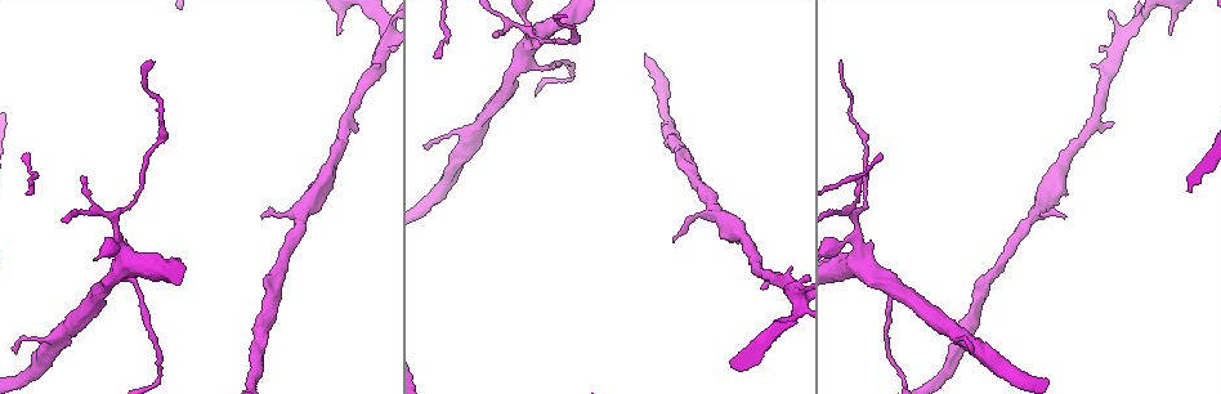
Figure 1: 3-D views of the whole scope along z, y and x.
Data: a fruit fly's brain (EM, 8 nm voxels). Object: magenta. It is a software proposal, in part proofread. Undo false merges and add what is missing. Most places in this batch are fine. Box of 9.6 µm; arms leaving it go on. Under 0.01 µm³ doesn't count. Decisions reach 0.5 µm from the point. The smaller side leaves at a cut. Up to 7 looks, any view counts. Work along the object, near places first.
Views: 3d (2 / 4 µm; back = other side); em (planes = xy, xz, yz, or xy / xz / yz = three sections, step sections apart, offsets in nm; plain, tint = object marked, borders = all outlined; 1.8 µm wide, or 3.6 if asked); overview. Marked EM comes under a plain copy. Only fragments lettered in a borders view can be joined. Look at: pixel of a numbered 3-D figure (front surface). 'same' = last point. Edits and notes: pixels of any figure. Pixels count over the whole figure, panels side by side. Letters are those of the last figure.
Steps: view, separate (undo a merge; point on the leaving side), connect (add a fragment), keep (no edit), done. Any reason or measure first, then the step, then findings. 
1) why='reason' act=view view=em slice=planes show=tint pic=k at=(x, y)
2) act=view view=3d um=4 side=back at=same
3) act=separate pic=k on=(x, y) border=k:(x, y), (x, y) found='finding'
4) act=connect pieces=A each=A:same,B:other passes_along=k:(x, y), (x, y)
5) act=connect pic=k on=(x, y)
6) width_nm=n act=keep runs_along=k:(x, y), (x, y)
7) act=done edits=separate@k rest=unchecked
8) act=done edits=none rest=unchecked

why='tapers out' act=view view=3d um=2 side=back pic=1 at=(425, 147)

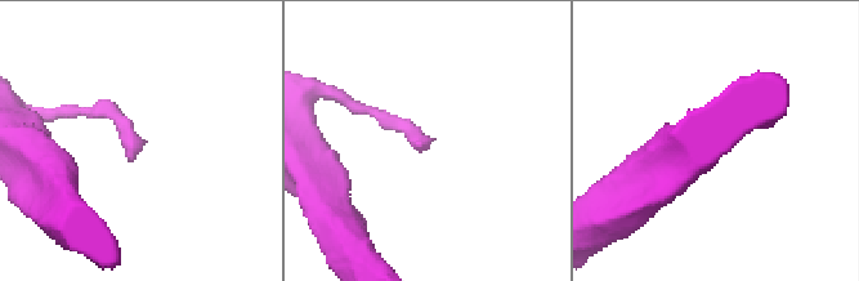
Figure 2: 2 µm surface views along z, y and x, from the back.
act=view view=em slice=xy step=16 show=borders pic=2 at=(128, 159)

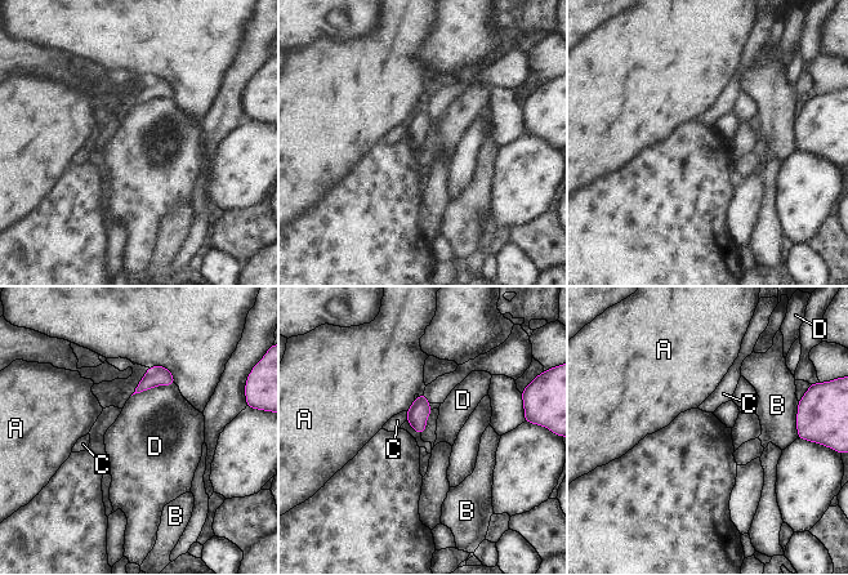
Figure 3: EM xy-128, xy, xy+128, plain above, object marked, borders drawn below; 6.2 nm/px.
act=keep each=A:other,B:other,C:other,D:other border=3:(174, 383), (155, 386), (132, 396) found='no lettered fragment goes on from it'

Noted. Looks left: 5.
act=view view=3d um=4 pic=1 at=(852, 220)

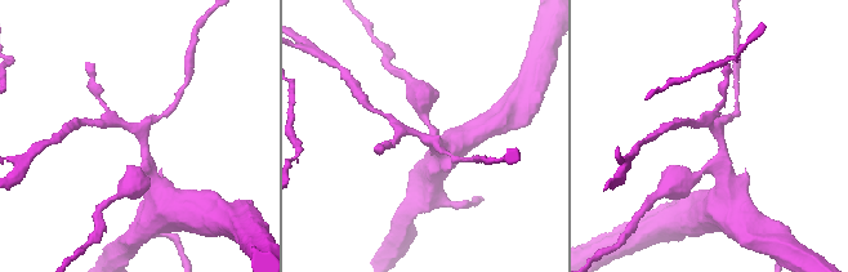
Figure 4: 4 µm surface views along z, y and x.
why='shape alone is not enough' act=view view=em slice=planes show=tint pic=4 at=(139, 132)

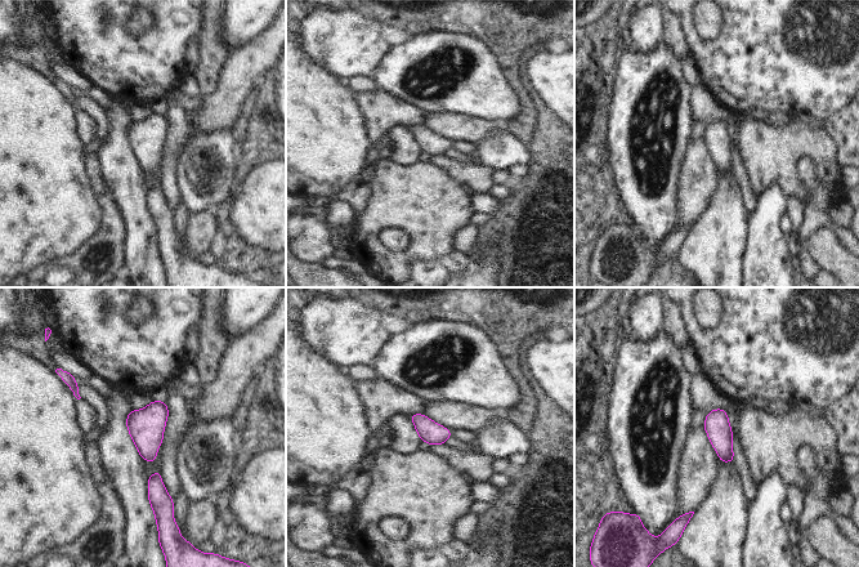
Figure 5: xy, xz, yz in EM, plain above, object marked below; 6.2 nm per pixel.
act=view view=em slice=planes show=borders at=same

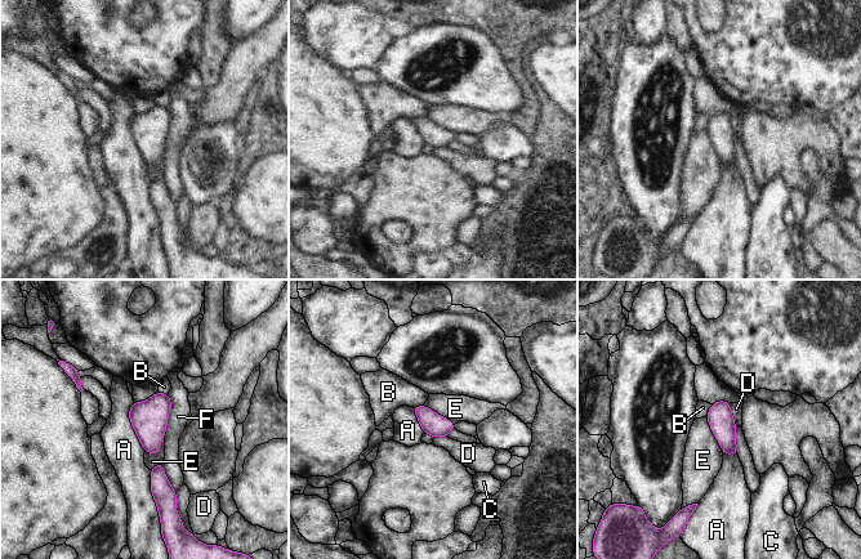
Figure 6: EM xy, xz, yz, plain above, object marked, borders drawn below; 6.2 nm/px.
longest_contact=A:320nm act=keep each=A:other,B:other,C:other,D:other,E:other,F:other found='continuous, no second cell'

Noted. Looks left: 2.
why='free end' act=view view=3d um=4 pic=1 at=(337, 34)

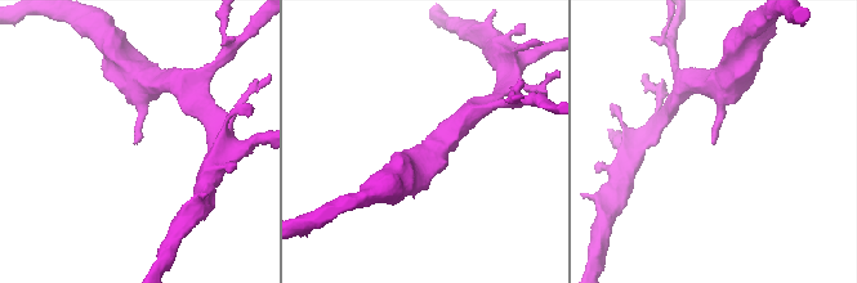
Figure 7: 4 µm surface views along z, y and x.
why='now the EM' act=view view=em slice=planes show=borders pic=7 at=(713, 142)

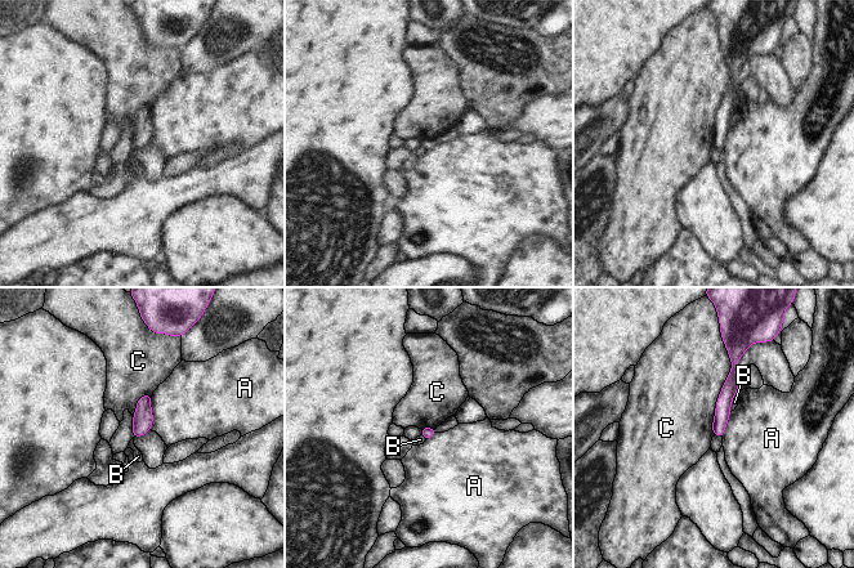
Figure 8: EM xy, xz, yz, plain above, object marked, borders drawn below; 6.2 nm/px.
longest_contact=C:600nm act=keep each=A:other,B:other,C:other found='none of them fits'

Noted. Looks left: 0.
act=done edits=none rest=unchecked

